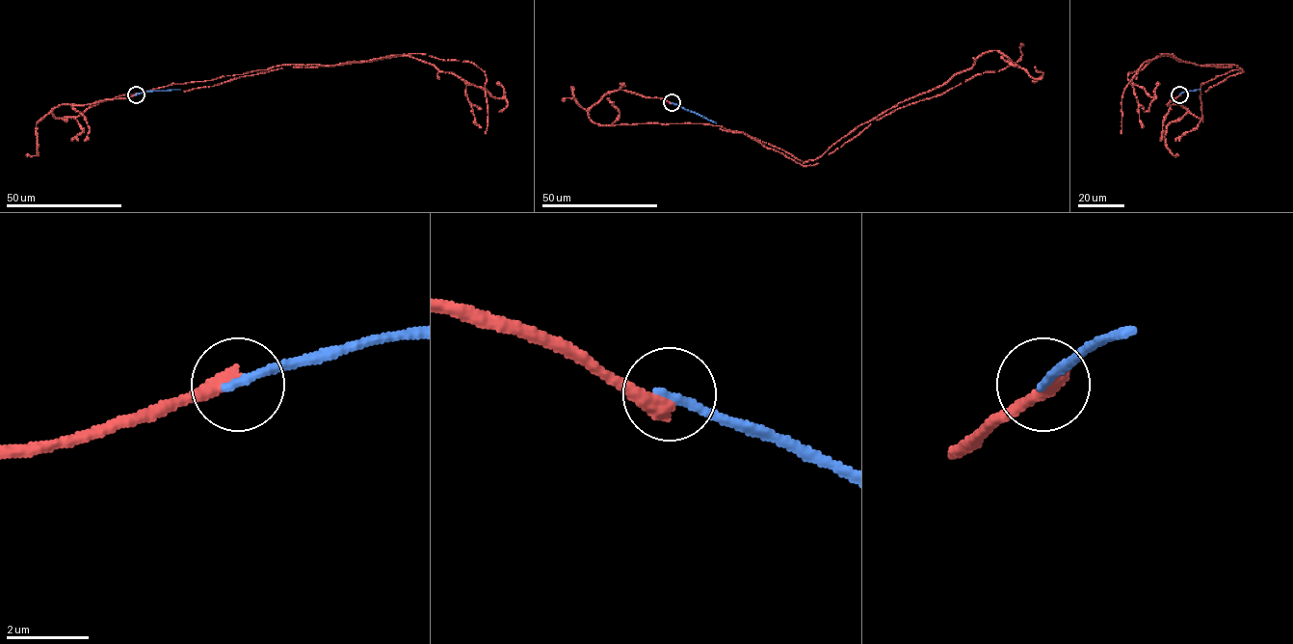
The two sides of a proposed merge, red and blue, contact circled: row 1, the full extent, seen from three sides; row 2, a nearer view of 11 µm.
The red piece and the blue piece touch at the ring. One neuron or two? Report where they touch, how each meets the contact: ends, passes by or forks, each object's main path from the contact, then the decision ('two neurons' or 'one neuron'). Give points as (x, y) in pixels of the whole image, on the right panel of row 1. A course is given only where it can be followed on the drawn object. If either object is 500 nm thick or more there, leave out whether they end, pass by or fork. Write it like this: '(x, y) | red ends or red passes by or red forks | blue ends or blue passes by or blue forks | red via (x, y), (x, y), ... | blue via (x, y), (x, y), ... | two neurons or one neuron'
(1179, 94) | red ends | blue ends | red via (1180, 94), (1167, 105), (1202, 117), (1201, 84), (1239, 69), (1165, 53), (1145, 61), (1123, 91), (1121, 133) | blue via (1180, 94), (1200, 89) | two neurons

